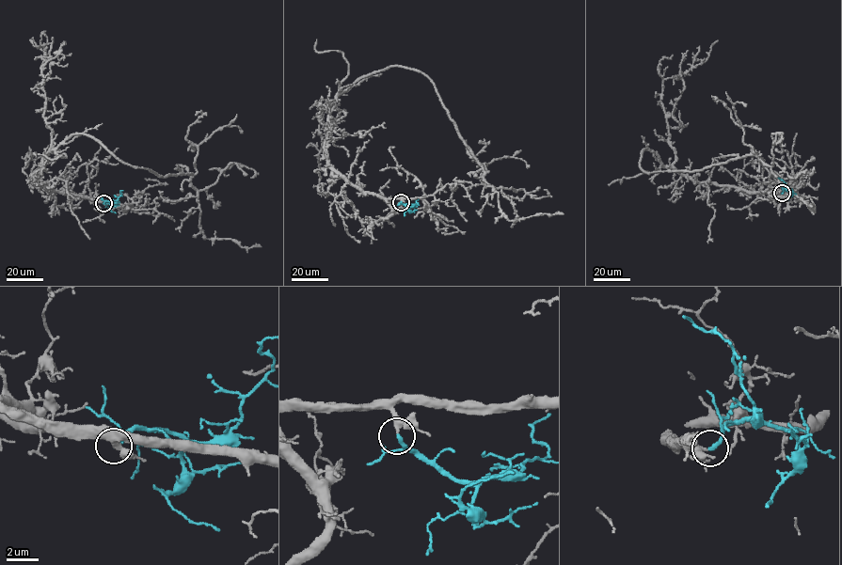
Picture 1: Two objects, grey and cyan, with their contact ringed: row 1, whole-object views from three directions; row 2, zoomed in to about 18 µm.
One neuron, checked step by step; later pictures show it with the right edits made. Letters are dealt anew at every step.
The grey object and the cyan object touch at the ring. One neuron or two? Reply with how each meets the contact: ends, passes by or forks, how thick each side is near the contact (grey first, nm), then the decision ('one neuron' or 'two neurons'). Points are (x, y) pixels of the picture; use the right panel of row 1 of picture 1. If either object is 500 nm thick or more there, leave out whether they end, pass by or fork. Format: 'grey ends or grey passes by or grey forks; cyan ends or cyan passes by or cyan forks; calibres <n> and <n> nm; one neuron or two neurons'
grey passes by; cyan ends; calibres 260 and 280 nm; one neuron

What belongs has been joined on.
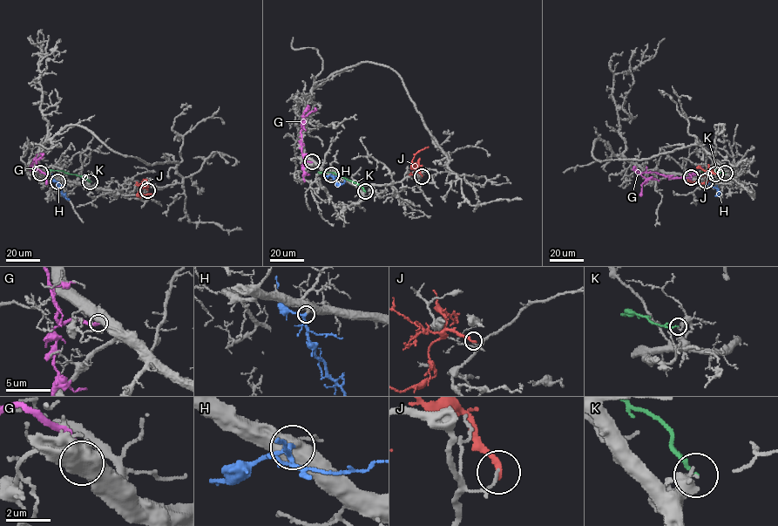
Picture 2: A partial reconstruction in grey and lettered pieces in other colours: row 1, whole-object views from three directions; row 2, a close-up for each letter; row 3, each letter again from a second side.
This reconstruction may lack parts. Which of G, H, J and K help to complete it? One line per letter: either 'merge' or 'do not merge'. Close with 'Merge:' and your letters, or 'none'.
G: do not merge
H: merge
J: do not merge
K: do not merge
Merge: H

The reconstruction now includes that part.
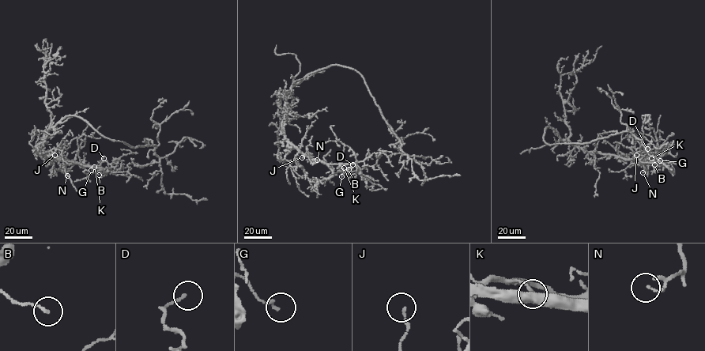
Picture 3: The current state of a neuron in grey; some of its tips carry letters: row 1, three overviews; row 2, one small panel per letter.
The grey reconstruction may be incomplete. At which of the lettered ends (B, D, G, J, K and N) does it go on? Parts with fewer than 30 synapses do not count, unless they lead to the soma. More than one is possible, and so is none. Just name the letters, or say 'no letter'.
no letter

